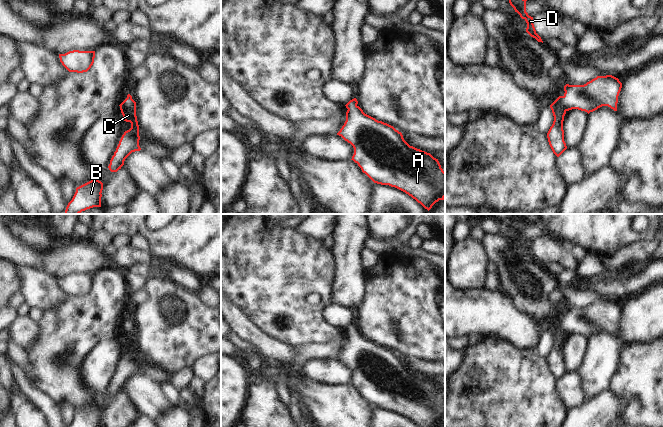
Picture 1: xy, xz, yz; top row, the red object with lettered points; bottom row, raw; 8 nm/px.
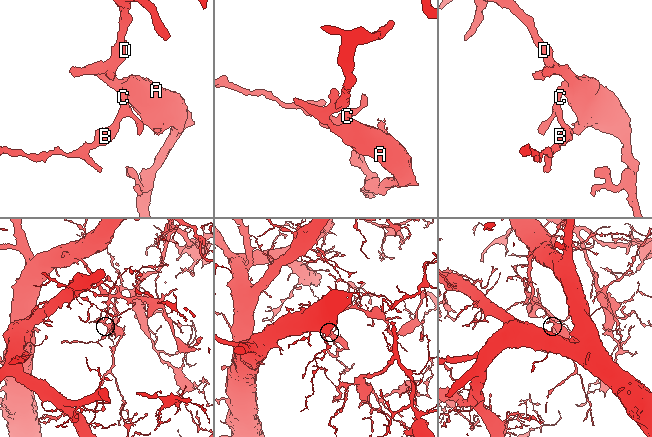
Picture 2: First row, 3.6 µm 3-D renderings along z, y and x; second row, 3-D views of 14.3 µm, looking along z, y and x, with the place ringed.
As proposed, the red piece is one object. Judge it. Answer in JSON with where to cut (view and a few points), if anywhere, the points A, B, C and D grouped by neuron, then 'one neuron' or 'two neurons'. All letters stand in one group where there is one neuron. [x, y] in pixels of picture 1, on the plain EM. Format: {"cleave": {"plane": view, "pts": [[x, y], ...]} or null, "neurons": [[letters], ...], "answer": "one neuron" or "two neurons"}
{"cleave": null, "neurons": [["A", "B", "C", "D"]], "answer": "one neuron"}

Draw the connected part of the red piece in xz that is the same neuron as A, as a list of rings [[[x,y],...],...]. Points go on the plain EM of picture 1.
[[[354,322],[345,329],[348,333],[346,336],[346,345],[337,357],[337,359],[353,370],[354,378],[351,384],[357,387],[362,396],[374,407],[395,411],[411,420],[418,427],[436,427],[439,424],[444,424],[445,396],[441,392],[438,383],[434,382],[430,377],[410,370],[404,364],[401,356],[393,350],[365,338],[357,328],[358,325]]]

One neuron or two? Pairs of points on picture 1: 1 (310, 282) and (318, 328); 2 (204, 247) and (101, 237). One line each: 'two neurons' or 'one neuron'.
1: one neuron
2: two neurons

